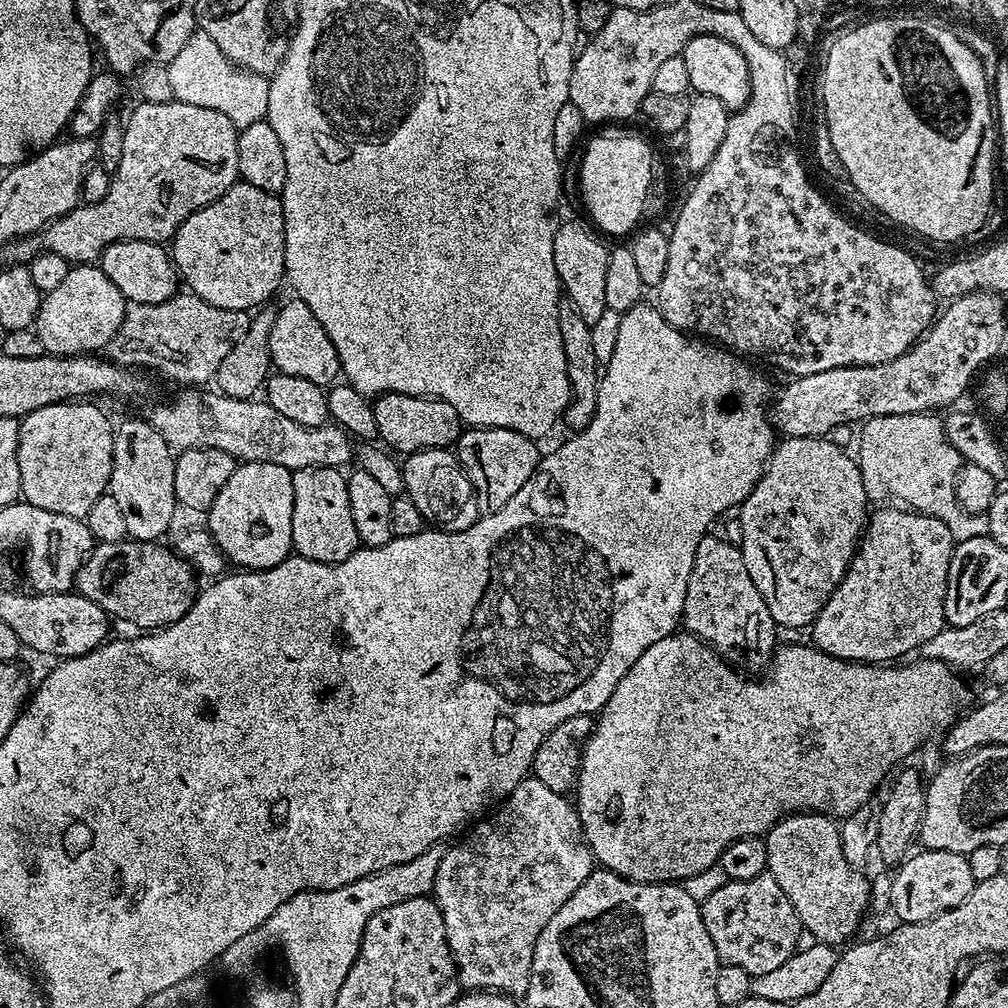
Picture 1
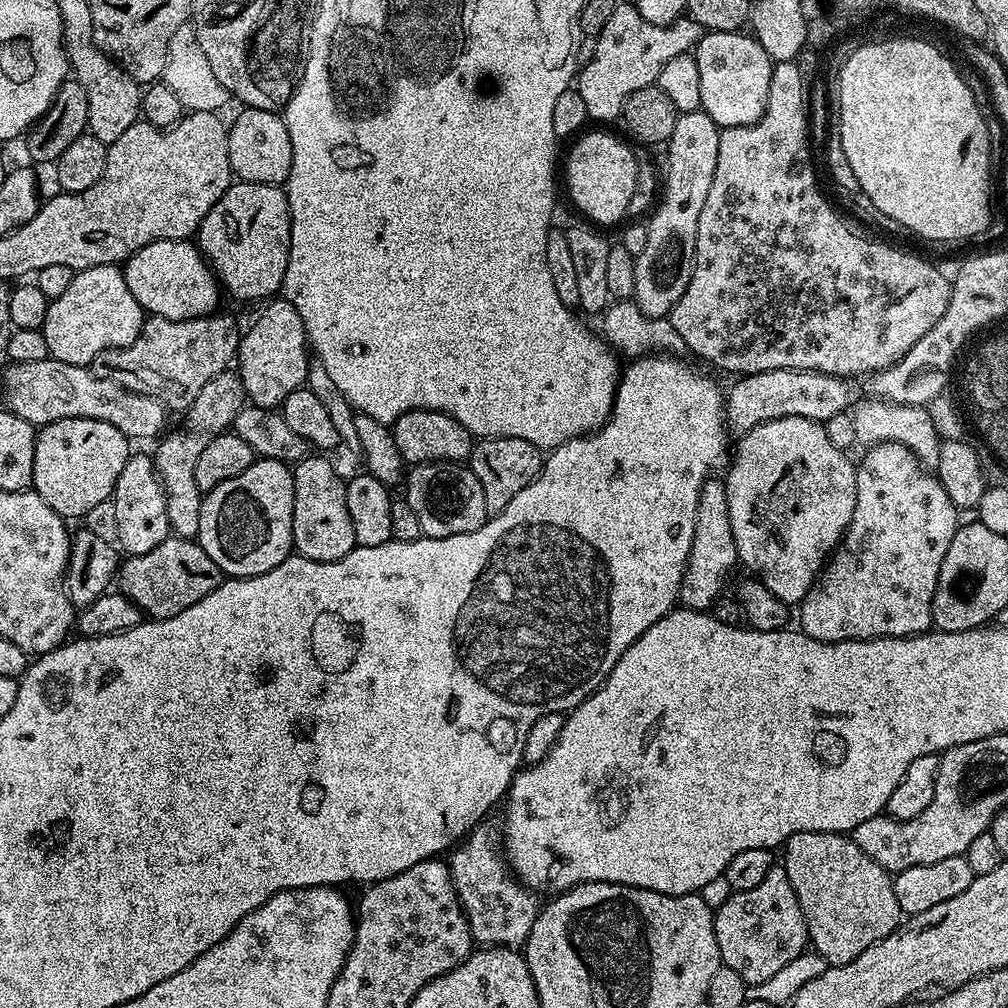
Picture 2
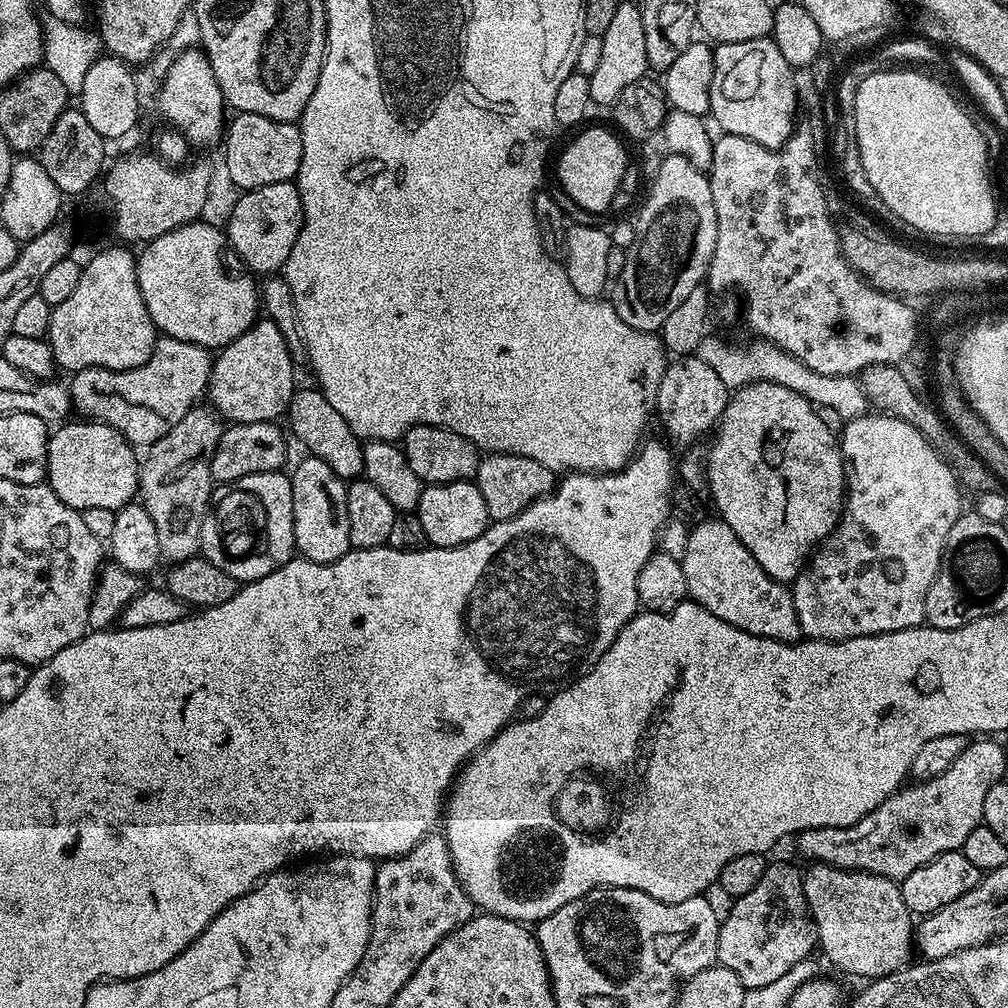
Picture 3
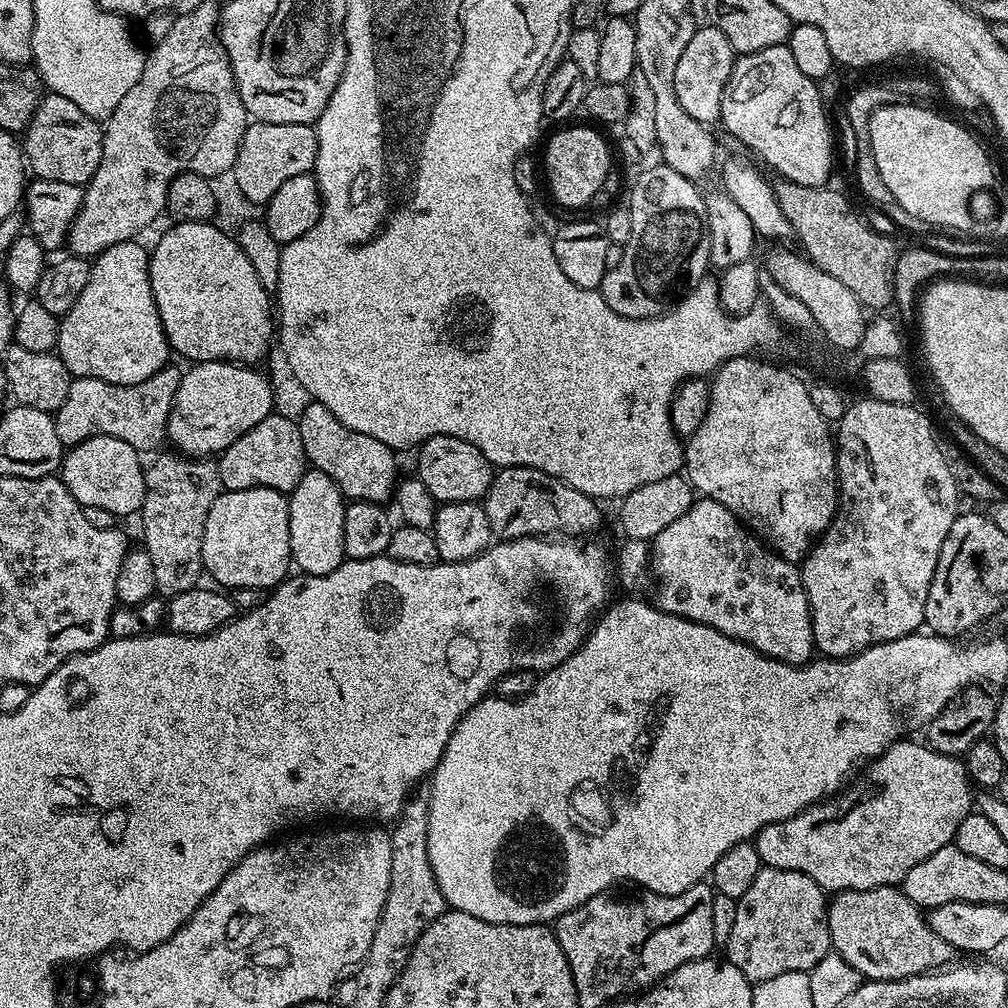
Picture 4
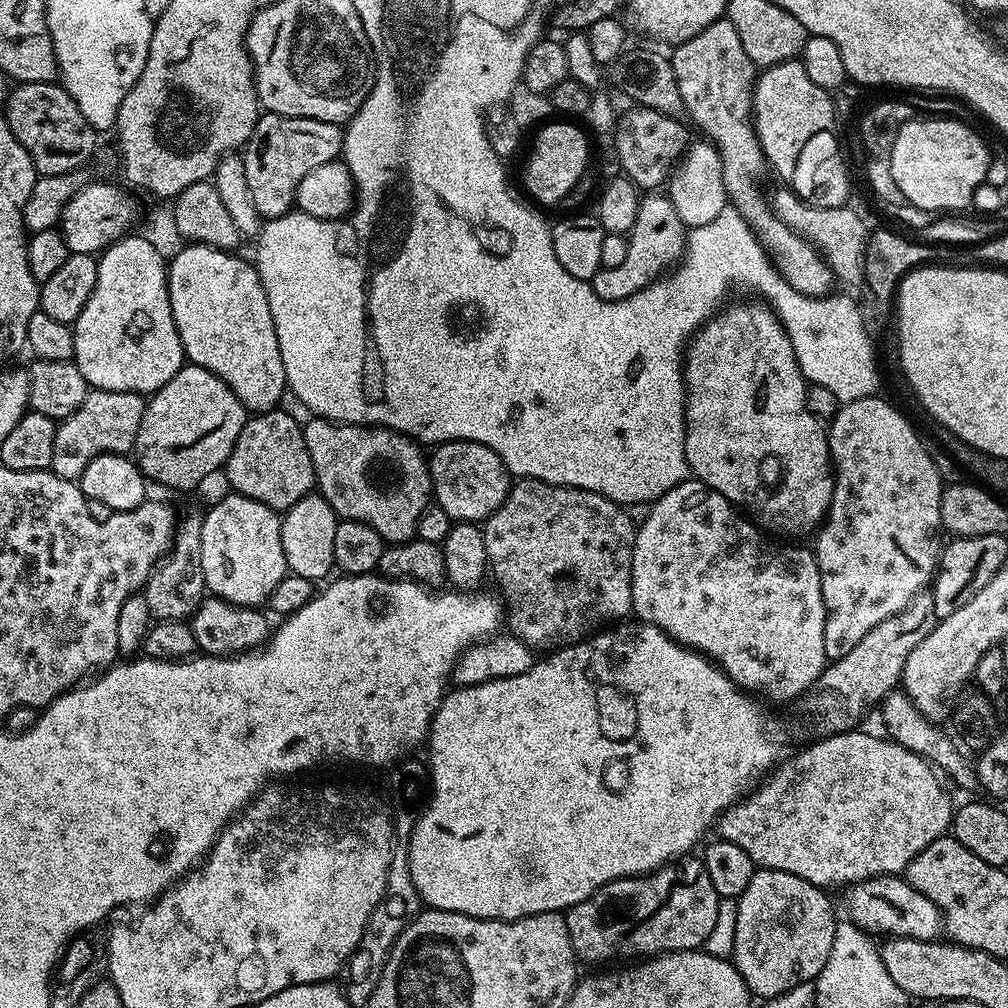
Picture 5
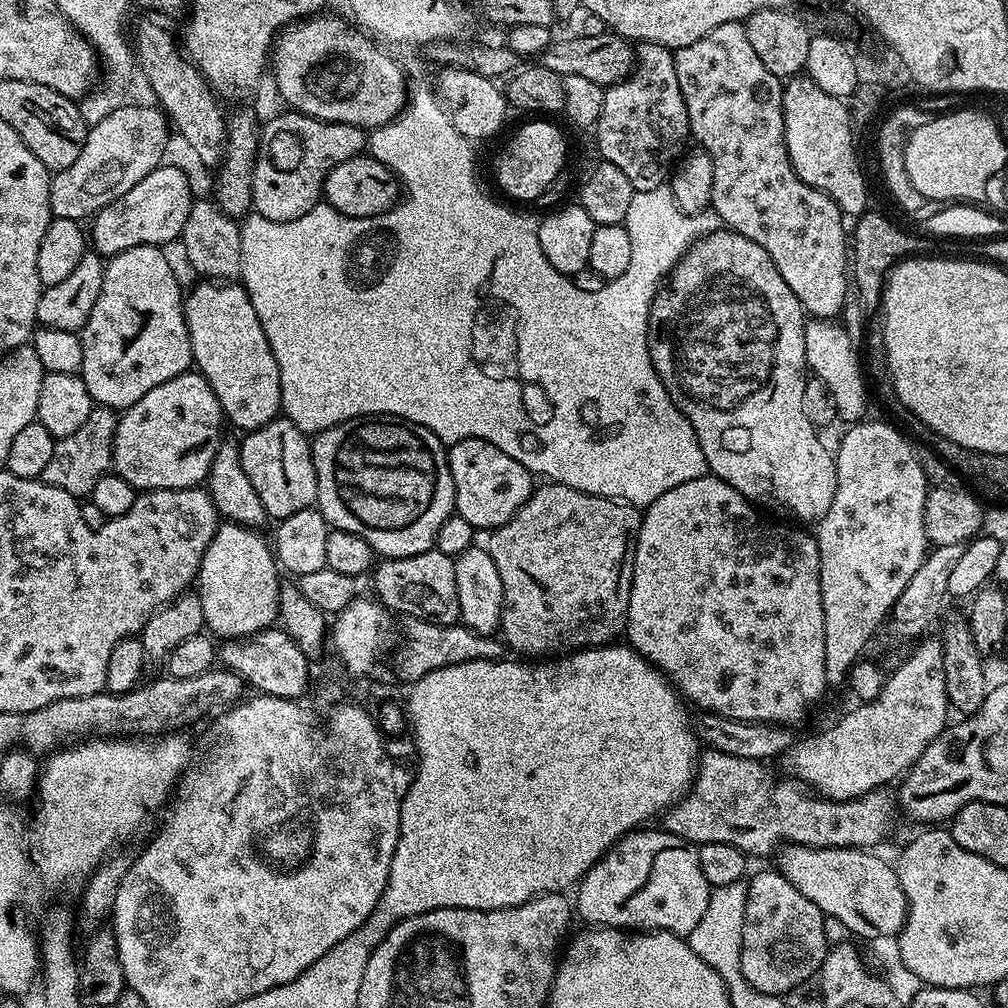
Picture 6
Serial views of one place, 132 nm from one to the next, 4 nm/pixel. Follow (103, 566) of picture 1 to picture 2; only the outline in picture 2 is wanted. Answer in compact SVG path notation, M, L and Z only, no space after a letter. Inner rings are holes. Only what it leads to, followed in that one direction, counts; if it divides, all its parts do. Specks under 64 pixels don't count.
M169 536L147 554L128 556L117 575L119 591L151 619L165 620L206 598L223 583L224 575L200 544L187 537Z

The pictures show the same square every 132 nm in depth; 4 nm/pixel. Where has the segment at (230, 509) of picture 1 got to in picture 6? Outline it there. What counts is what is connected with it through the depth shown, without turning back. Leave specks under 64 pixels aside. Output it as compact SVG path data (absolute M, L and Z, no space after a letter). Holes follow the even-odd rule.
M224 522L217 527L216 536L210 542L210 546L206 546L206 554L200 563L198 595L202 602L204 623L213 637L243 638L252 636L263 628L273 627L277 623L282 576L278 571L278 561L274 555L273 545L269 541L267 544L260 535L261 533L255 529Z

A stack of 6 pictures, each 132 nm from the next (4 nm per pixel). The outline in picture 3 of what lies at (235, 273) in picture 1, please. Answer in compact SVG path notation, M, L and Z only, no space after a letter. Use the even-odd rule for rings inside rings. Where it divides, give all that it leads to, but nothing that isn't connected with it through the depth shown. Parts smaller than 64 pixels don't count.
M291 180L286 182L274 182L274 186L262 186L250 188L239 193L237 205L226 225L228 243L232 245L240 259L253 274L276 274L283 269L284 264L290 258L290 250L294 250L294 242L298 242L298 234L304 225L304 211L302 210L302 198Z

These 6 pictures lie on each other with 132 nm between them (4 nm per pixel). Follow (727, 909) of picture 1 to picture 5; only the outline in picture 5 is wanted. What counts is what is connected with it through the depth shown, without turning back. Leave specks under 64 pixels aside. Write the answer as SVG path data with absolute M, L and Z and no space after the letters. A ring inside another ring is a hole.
M757 867L750 886L735 901L736 921L732 927L732 951L730 959L738 974L746 982L753 997L771 998L799 984L815 981L826 964L834 941L838 916L828 901L829 893L816 884L806 882L789 872L773 868Z

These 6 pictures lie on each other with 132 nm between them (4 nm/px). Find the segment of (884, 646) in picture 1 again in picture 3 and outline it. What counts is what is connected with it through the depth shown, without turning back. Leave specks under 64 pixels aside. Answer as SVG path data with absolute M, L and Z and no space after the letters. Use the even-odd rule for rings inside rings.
M865 414L847 421L843 425L844 433L842 431L839 433L838 443L840 445L840 455L844 458L844 475L846 477L844 511L840 514L836 529L811 553L804 569L798 573L795 580L791 581L790 584L794 610L798 614L798 626L801 633L810 640L849 640L850 638L862 638L863 636L921 627L925 623L926 594L940 569L940 559L944 553L946 538L950 534L954 522L958 522L958 518L962 514L962 508L960 508L960 495L962 495L960 482L957 480L955 472L952 471L952 466L937 451L936 446L932 445L922 433L901 417L887 414L872 415Z

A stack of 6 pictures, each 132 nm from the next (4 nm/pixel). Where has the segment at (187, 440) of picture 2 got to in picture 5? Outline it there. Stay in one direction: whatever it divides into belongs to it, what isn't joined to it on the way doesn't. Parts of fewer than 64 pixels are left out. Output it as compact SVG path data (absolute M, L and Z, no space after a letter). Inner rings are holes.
M197 516L179 517L176 525L176 536L172 547L153 568L147 584L142 589L146 606L150 606L150 617L157 620L188 620L196 608L204 601L206 589L202 574L202 526L203 519Z

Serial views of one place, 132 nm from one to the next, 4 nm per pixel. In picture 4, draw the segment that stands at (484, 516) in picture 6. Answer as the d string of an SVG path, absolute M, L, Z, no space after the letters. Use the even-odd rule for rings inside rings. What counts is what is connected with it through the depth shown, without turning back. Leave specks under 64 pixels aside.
M435 436L419 445L416 454L415 479L420 480L422 486L426 486L426 490L430 490L432 497L440 504L471 500L480 502L487 496L492 485L494 466L484 457L482 450L478 450L478 446L462 438Z

